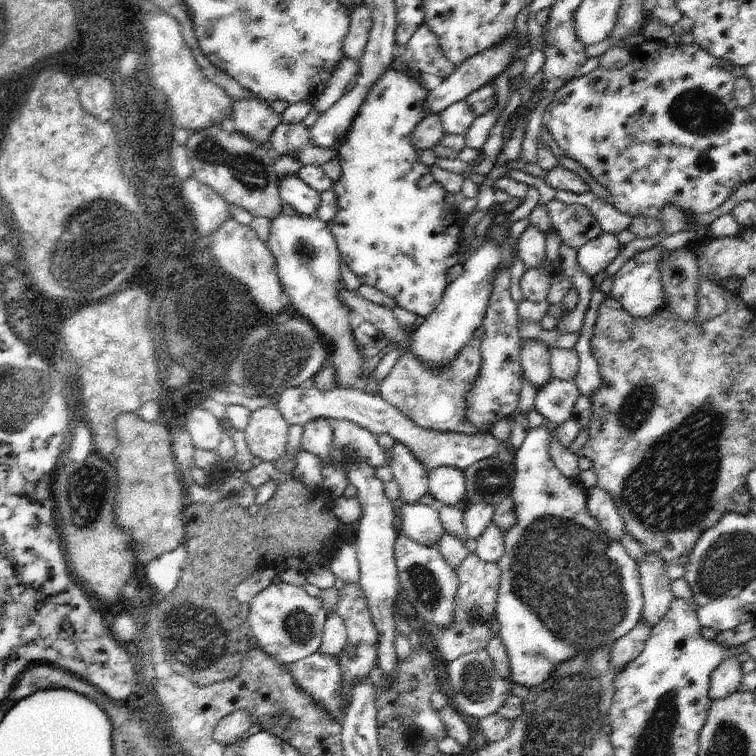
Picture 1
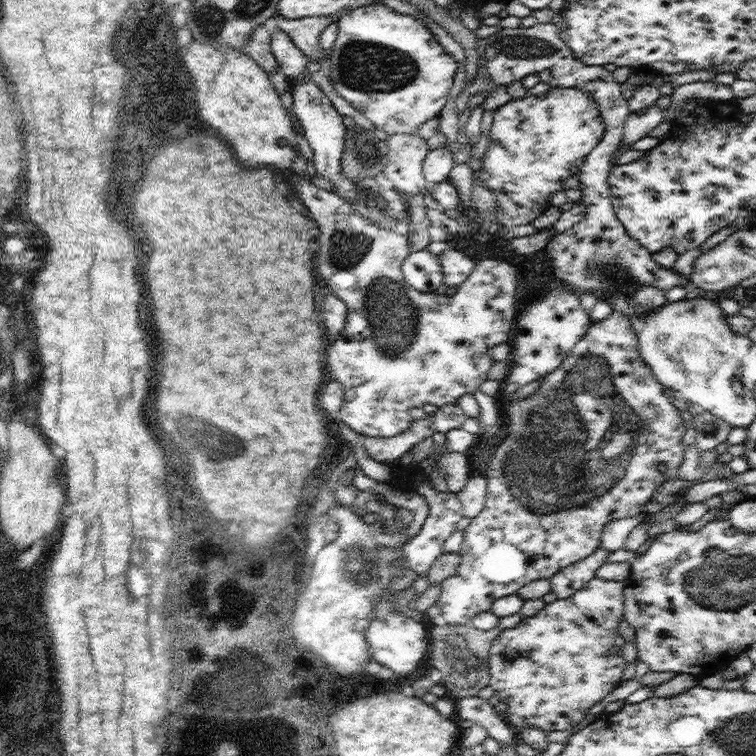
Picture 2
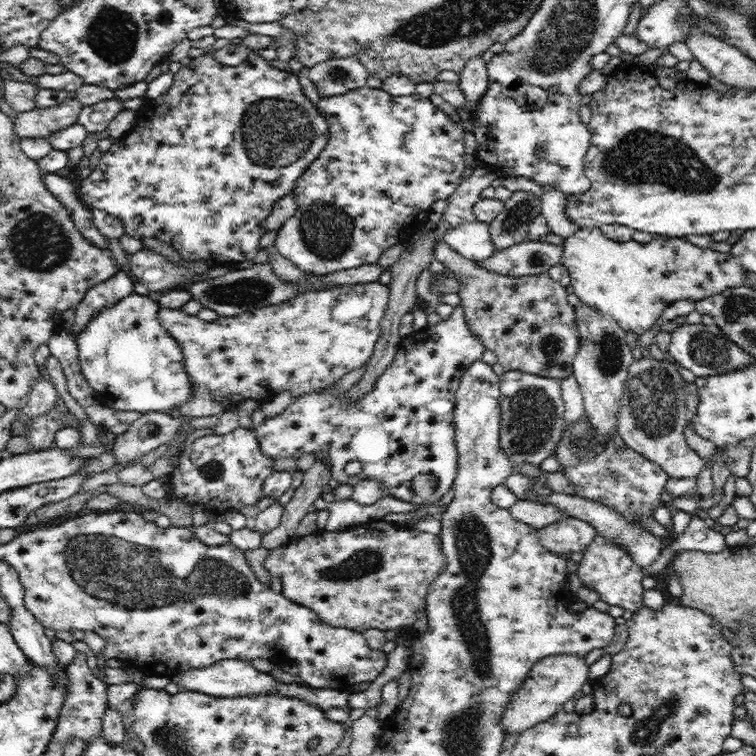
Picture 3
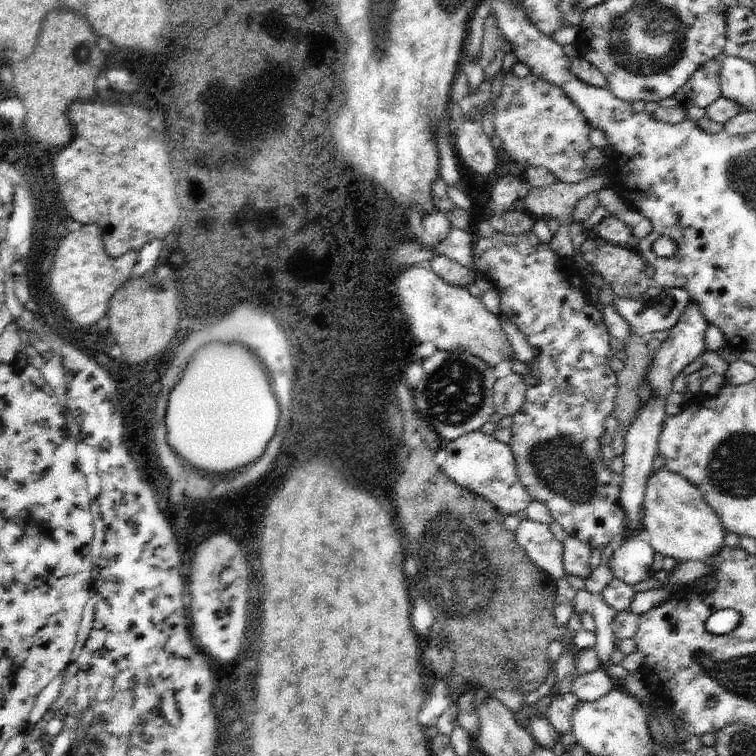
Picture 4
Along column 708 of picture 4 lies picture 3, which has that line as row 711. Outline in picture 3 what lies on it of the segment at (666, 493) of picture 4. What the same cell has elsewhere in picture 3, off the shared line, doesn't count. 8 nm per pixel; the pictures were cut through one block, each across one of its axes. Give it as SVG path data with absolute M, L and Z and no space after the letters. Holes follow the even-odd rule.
M548 656L544 660L538 660L532 668L528 680L518 688L516 694L506 704L504 714L500 716L502 728L506 736L528 732L528 728L536 728L538 724L548 722L552 716L556 716L568 700L574 700L574 694L582 690L582 686L590 680L590 666L586 666L584 658L580 656Z

